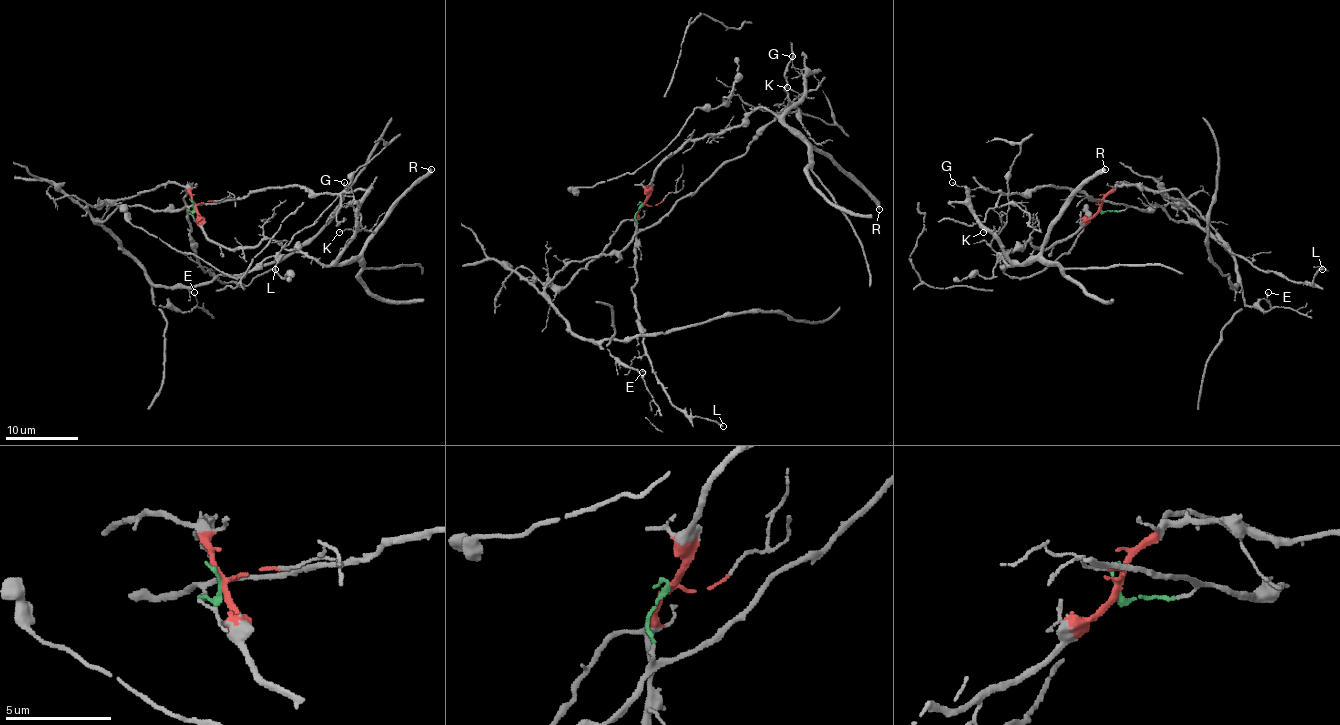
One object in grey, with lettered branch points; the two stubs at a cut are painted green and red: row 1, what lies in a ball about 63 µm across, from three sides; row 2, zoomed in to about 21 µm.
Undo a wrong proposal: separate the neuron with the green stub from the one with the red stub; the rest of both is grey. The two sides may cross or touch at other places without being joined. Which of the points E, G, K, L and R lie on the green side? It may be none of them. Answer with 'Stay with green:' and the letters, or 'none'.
Stay with green: E

